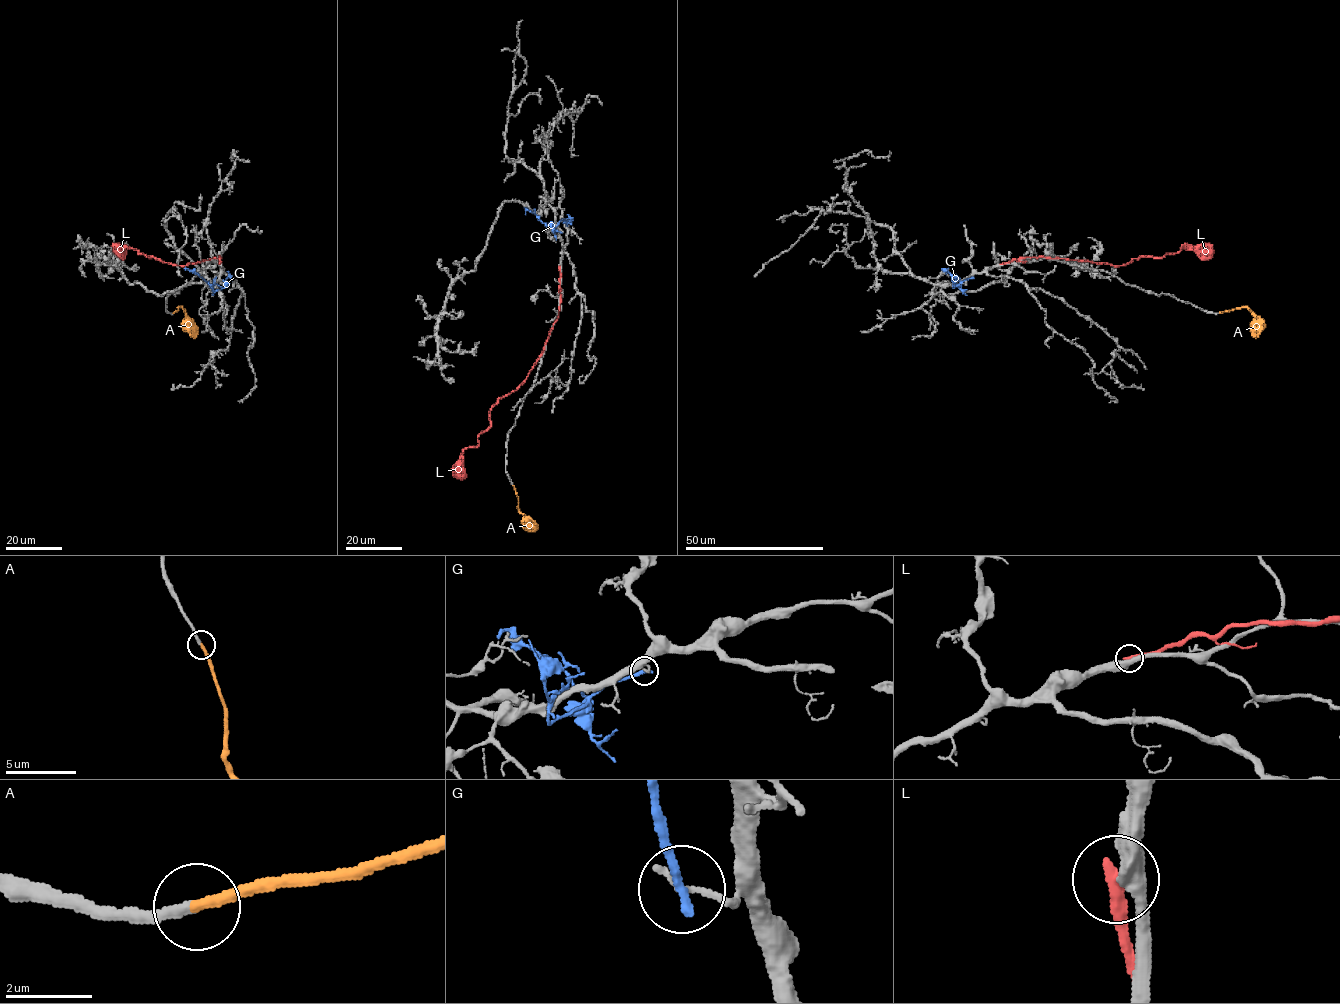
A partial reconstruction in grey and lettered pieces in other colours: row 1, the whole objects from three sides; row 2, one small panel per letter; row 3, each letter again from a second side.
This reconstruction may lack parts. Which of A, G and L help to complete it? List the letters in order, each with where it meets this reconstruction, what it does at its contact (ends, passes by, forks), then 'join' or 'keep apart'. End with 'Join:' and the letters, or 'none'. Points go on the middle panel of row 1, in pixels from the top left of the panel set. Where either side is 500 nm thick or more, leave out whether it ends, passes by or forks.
A: (513, 485) | it ends | join
G: (556, 237) | it ends | keep apart
L: (559, 267) | it ends | keep apart
Join: A

